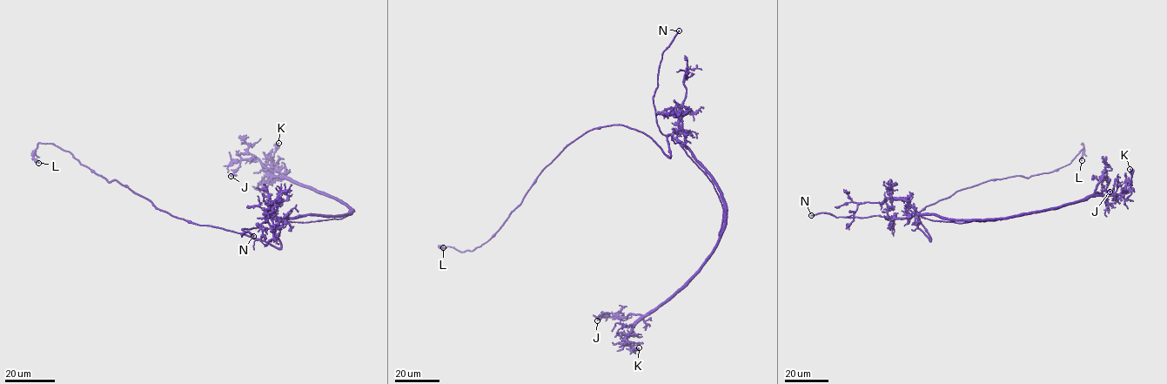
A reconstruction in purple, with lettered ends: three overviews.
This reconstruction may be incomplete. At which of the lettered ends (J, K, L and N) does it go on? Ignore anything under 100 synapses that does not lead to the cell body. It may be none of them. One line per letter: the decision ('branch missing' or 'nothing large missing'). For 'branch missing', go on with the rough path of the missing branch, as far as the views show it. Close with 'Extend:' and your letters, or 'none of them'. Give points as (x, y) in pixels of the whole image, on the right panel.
J: nothing large missing
K: nothing large missing
L: nothing large missing
N: branch missing; course (811, 215), (819, 210), (826, 212)
Extend: N

